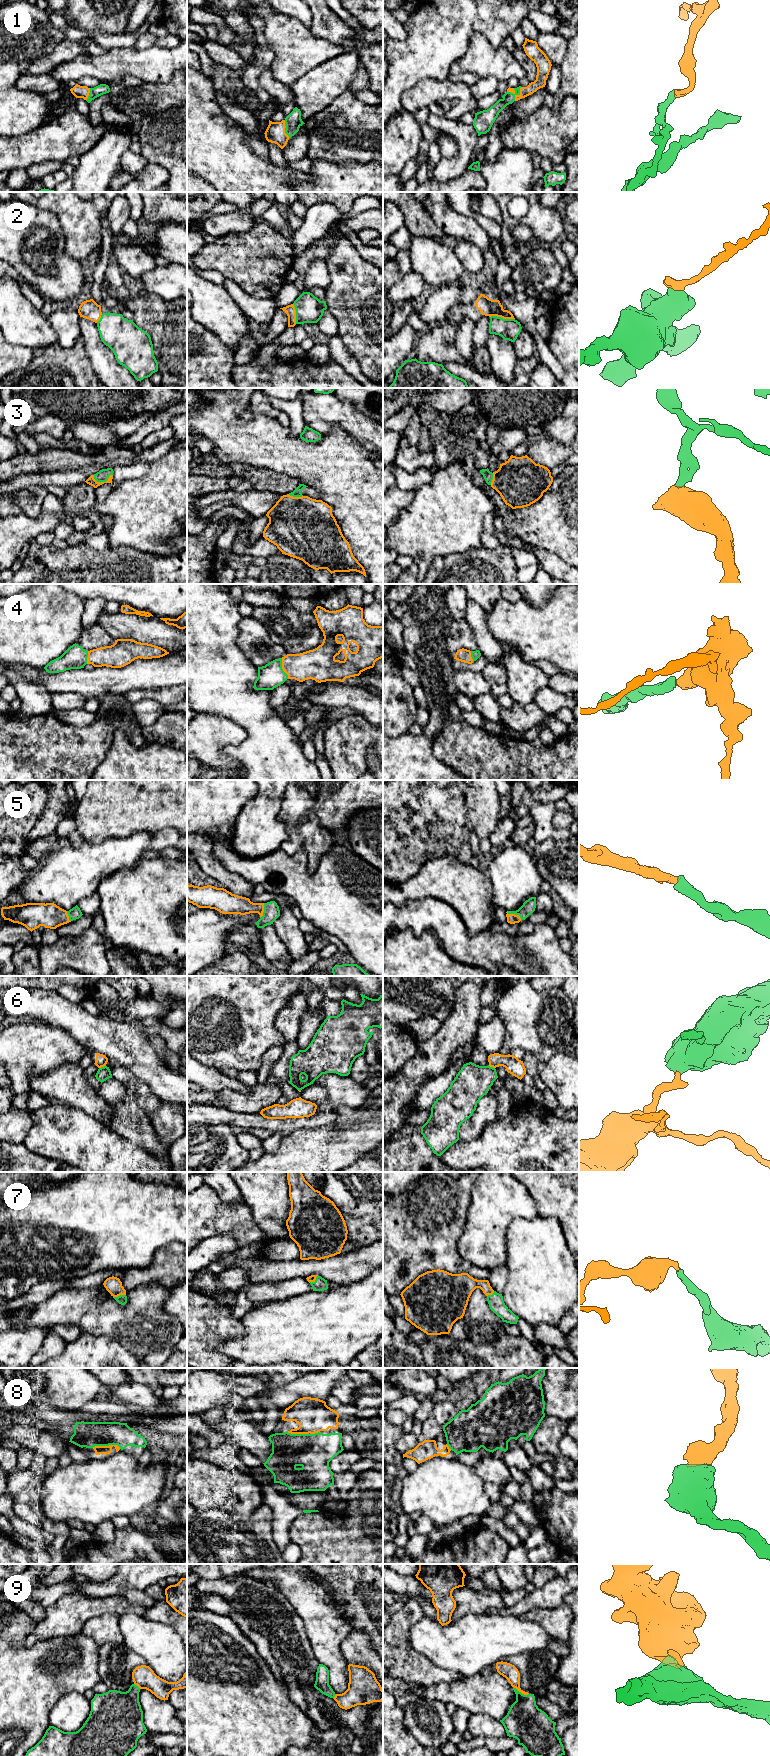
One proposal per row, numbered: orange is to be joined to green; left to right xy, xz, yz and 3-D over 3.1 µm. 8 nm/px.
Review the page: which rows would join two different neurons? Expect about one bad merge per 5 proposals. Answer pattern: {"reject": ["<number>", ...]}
{"reject": ["2", "6"]}

